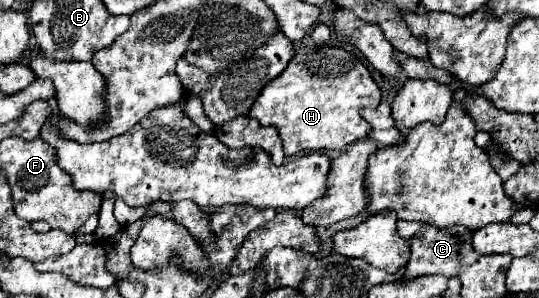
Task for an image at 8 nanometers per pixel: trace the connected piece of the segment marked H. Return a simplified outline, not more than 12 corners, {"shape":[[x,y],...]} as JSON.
{"shape":[[306,45],[248,111],[284,155],[366,139],[380,89],[354,55]]}

